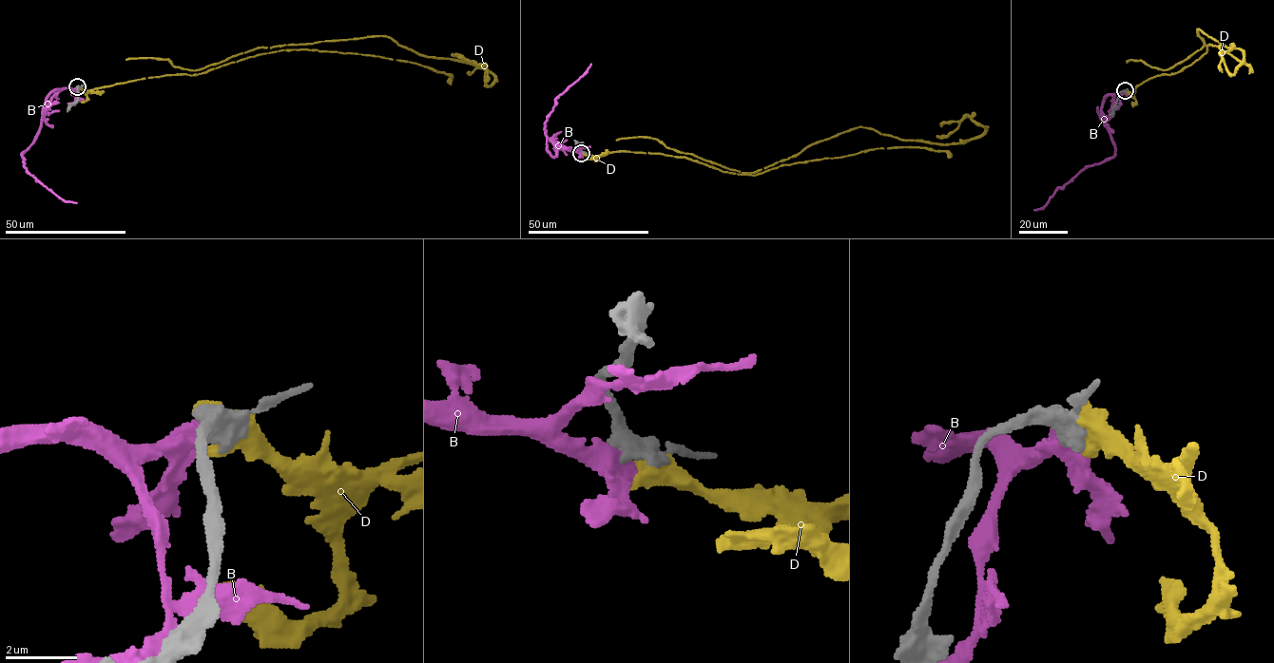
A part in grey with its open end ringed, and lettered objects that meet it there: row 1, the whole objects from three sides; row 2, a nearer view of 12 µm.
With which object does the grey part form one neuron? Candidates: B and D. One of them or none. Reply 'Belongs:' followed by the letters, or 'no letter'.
Belongs: no letter

